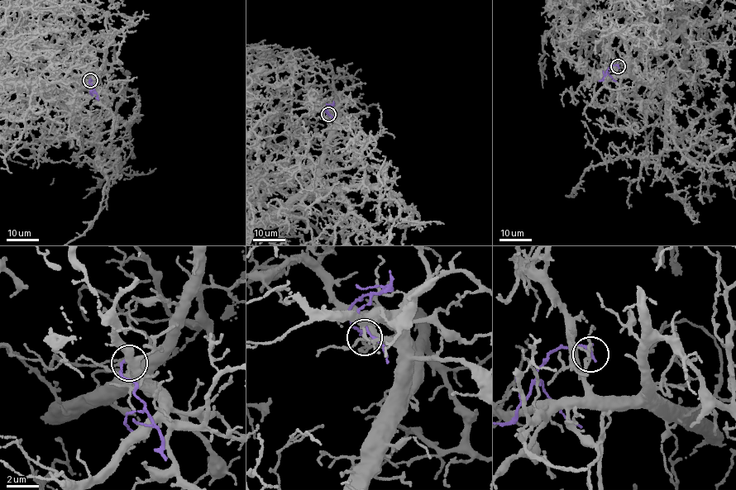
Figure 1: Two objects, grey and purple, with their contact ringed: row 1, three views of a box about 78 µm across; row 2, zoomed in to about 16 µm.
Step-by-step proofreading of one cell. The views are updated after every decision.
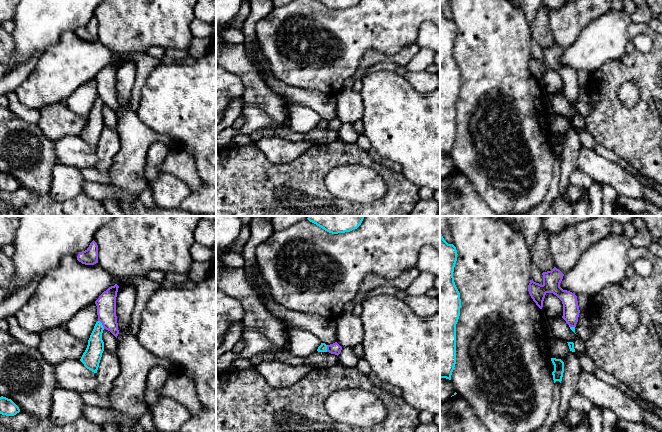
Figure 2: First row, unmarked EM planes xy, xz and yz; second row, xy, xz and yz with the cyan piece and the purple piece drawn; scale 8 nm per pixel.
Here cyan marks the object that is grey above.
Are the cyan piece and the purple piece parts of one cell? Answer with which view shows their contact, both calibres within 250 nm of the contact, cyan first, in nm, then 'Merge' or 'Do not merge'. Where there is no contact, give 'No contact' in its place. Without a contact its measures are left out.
Touches cyan in xy. Thickness 140 nm (cyan) against 160 nm. Do not merge

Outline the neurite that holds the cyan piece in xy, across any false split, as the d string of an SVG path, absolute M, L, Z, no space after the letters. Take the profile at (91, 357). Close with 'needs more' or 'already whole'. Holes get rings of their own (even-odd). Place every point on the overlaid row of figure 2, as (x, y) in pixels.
M97 321L88 340L87 348L80 359L84 366L94 373L97 373L104 351L104 342L102 340L103 330L102 323Z; already whole

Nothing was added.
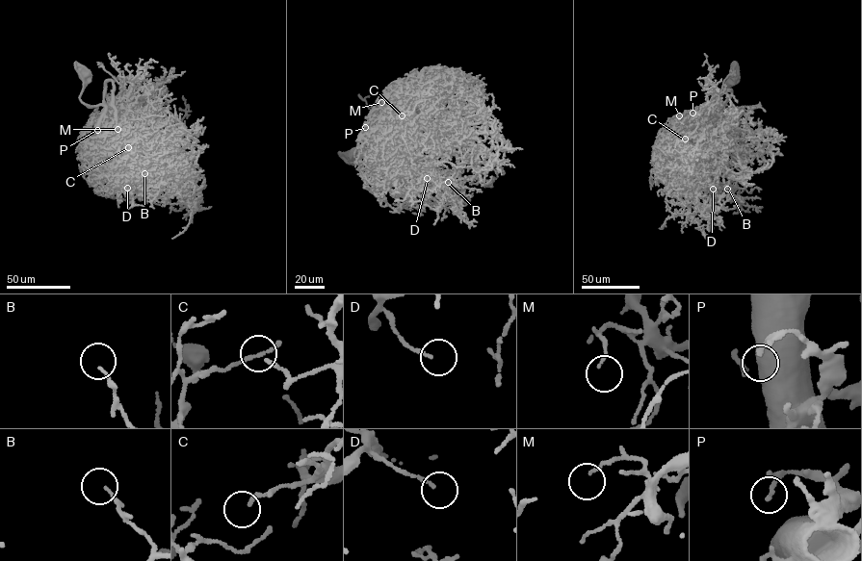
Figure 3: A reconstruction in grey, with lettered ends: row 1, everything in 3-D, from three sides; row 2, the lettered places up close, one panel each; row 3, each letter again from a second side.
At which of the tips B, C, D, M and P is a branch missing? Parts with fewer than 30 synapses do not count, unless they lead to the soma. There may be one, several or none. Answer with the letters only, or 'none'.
none

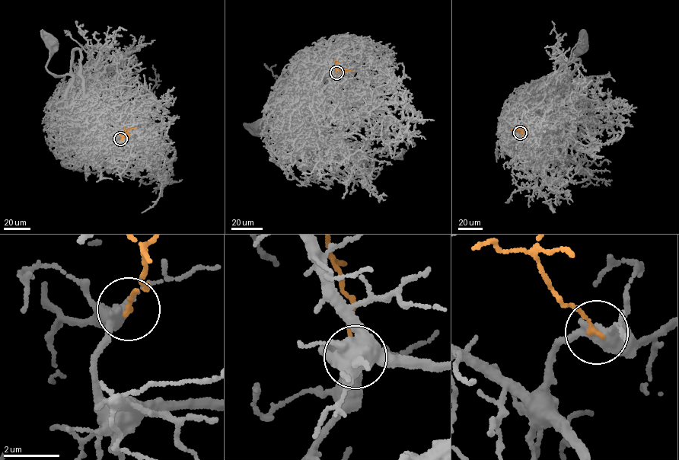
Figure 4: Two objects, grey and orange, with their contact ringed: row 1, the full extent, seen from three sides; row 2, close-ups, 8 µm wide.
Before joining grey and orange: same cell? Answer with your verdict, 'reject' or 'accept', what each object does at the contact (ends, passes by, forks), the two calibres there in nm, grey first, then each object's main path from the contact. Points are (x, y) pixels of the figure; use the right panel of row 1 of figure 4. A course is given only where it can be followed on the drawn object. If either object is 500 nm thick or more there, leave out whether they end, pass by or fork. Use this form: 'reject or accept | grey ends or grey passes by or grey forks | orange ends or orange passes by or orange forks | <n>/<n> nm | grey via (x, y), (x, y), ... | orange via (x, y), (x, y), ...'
reject | grey forks | orange ends | 400/170 nm | grey via (520, 132), (525, 135), (525, 123), (535, 117), (538, 97), (547, 81), (565, 72), (563, 68), (581, 46) | orange via (520, 132), (518, 129), (524, 129), (527, 132)

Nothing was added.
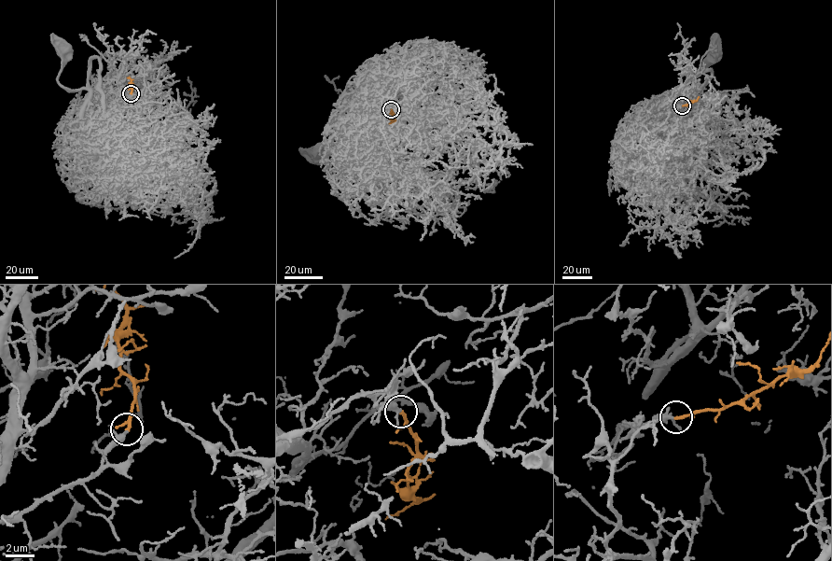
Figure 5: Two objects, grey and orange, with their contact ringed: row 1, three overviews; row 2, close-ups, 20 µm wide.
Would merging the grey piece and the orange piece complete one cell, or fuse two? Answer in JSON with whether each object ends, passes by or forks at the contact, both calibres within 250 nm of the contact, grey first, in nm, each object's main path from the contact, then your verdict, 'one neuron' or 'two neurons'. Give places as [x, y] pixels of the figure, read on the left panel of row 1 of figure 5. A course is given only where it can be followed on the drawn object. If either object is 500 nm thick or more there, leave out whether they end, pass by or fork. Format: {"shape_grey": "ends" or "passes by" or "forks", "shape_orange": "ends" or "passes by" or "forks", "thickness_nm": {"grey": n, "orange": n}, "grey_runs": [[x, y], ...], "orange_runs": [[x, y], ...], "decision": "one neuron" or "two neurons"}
{"shape_grey": "forks", "shape_orange": "passes by", "thickness_nm": {"grey": 200, "orange": 150}, "grey_runs": [[131, 93], [112, 107], [110, 116], [96, 117], [88, 109], [89, 91], [69, 90], [59, 83], [62, 52]], "orange_runs": [[131, 93], [131, 80], [127, 77]], "decision": "one neuron"}

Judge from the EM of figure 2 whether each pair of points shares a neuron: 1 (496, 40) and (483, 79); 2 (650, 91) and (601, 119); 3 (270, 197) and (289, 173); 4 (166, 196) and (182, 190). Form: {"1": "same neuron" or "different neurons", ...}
{"1": "same neuron", "2": "same neuron", "3": "same neuron", "4": "same neuron"}

